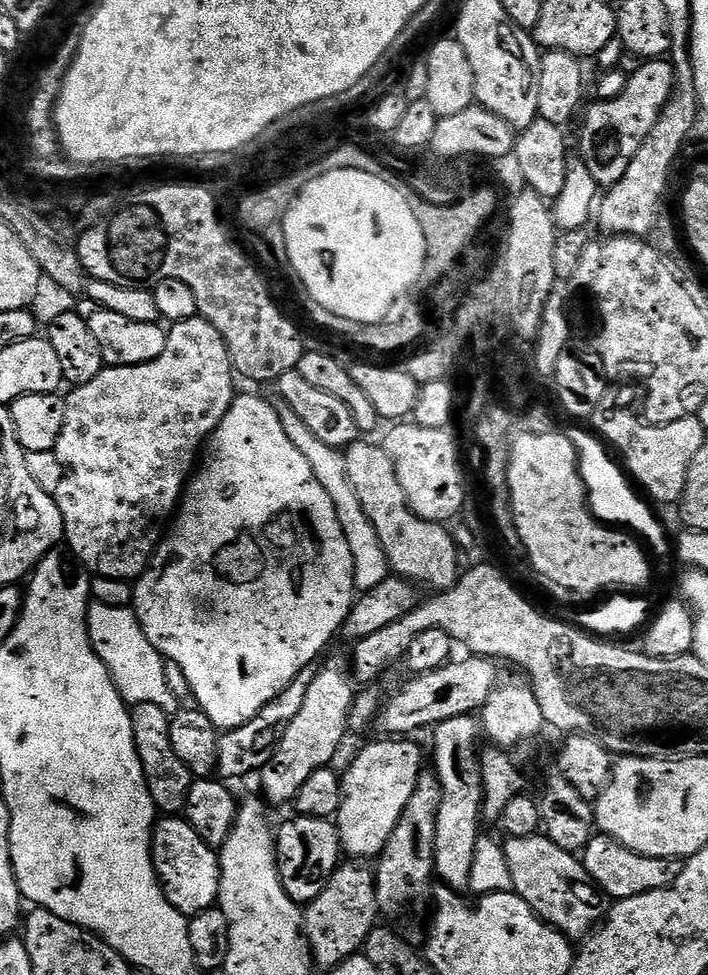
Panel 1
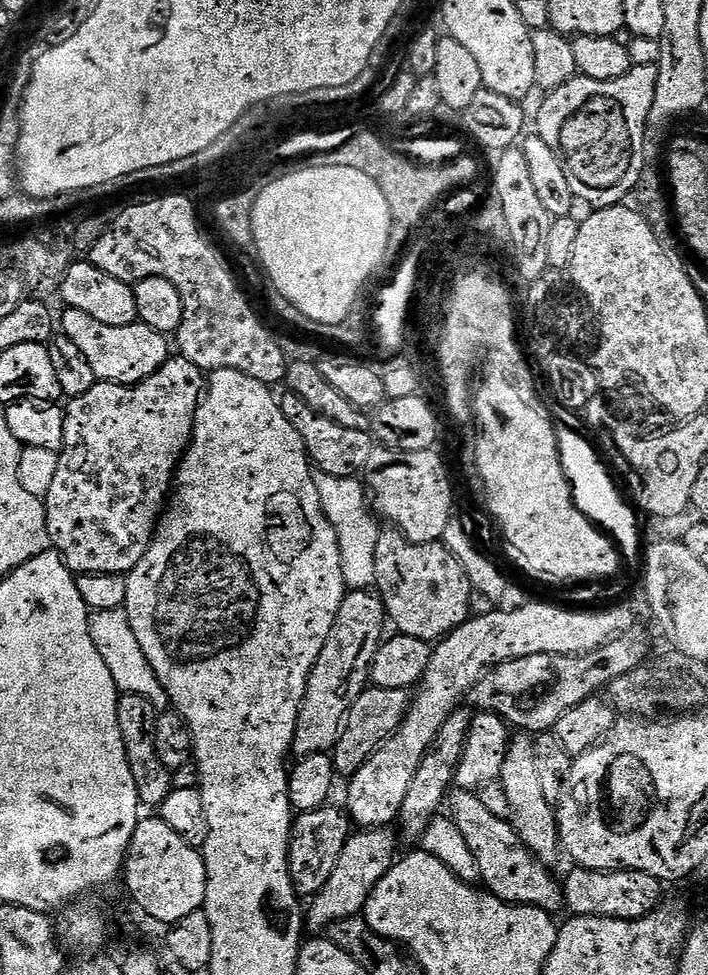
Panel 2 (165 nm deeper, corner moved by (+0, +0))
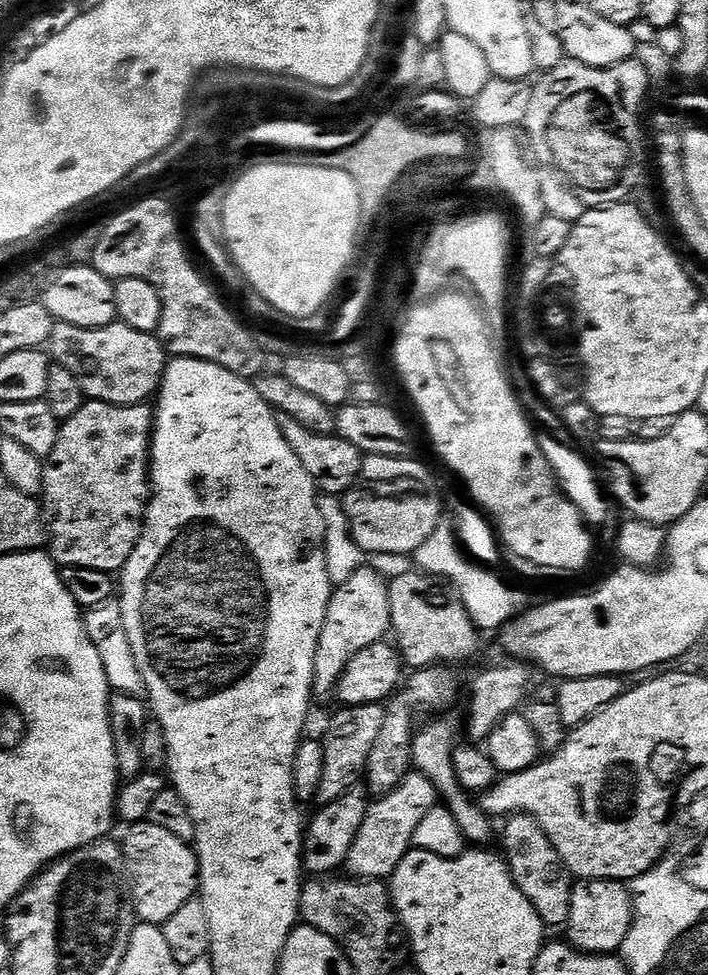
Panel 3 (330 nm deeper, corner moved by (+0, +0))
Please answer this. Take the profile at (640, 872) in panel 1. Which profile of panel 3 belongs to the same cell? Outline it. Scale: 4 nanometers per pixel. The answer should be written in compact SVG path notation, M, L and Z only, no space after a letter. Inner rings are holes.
M577 879L570 894L570 918L567 939L577 952L593 956L616 954L623 949L632 925L632 893L627 883L618 880Z

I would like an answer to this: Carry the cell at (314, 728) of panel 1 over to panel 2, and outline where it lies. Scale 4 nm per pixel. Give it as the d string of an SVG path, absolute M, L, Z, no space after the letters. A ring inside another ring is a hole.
M349 591L345 595L342 606L338 606L330 638L326 638L326 646L322 646L322 654L318 654L318 662L308 679L306 694L300 704L296 737L292 743L293 757L331 753L335 749L350 714L350 706L354 706L354 702L358 702L358 694L369 687L372 663L386 636L384 624L386 628L384 602L375 591Z

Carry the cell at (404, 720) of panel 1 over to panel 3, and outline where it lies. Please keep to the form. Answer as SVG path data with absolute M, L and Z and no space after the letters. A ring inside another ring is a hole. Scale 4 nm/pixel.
M363 704L362 706L344 706L341 712L328 724L328 733L322 736L326 754L326 770L322 770L322 786L318 786L316 800L321 805L342 798L351 788L361 783L362 773L368 767L370 750L384 725L384 704Z

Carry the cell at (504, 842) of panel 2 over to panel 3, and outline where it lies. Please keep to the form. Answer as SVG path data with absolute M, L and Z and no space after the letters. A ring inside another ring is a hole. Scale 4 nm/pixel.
M432 718L429 724L421 723L412 737L412 766L413 769L430 781L436 788L436 795L454 814L454 822L462 830L465 841L472 846L484 846L492 836L492 824L487 812L474 802L473 797L464 791L458 782L458 774L454 774L452 765L452 750L457 747L456 732L452 724L444 718Z

